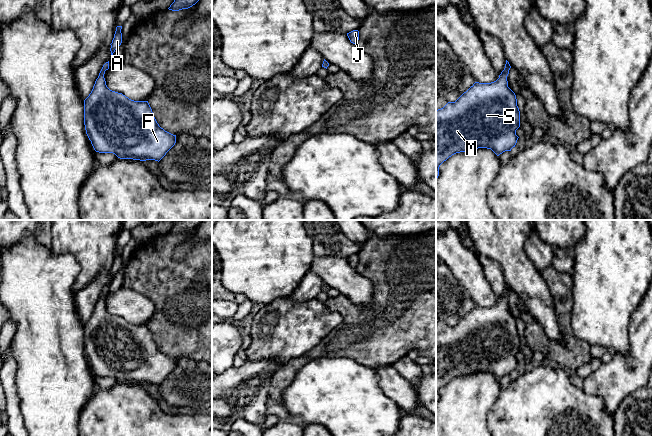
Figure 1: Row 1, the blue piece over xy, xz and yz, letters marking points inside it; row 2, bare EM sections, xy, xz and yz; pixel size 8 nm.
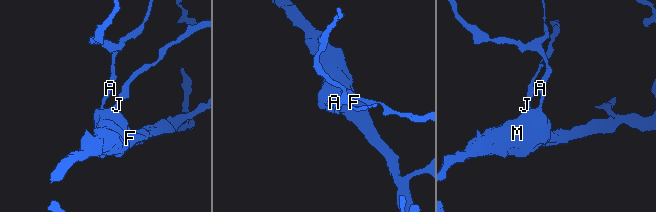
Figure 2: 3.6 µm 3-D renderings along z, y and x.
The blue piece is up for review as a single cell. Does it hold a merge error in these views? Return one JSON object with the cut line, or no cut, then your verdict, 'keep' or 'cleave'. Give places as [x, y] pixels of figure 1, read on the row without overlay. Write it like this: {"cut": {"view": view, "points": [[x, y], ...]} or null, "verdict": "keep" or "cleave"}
{"cut": null, "verdict": "keep"}

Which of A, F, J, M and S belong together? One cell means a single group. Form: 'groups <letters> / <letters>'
groups A F J M S

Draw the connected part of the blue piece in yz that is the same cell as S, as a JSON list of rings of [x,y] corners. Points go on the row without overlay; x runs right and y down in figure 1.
[[[506,284],[505,292],[496,305],[475,306],[455,326],[448,326],[436,334],[436,403],[440,389],[456,377],[487,372],[499,380],[515,371],[519,362],[516,354],[520,351],[520,335],[516,319],[508,311],[510,292]]]

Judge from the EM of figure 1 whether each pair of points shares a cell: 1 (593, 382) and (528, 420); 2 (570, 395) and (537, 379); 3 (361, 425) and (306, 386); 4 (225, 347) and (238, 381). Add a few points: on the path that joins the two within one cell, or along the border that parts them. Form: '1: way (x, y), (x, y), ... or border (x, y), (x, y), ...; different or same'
1: border (582, 388), (587, 393), (598, 395), (603, 400); different
2: way (562, 395), (553, 395), (545, 387); same
3: way (347, 411), (327, 391), (320, 390); same
4: border (232, 365), (222, 373); different

